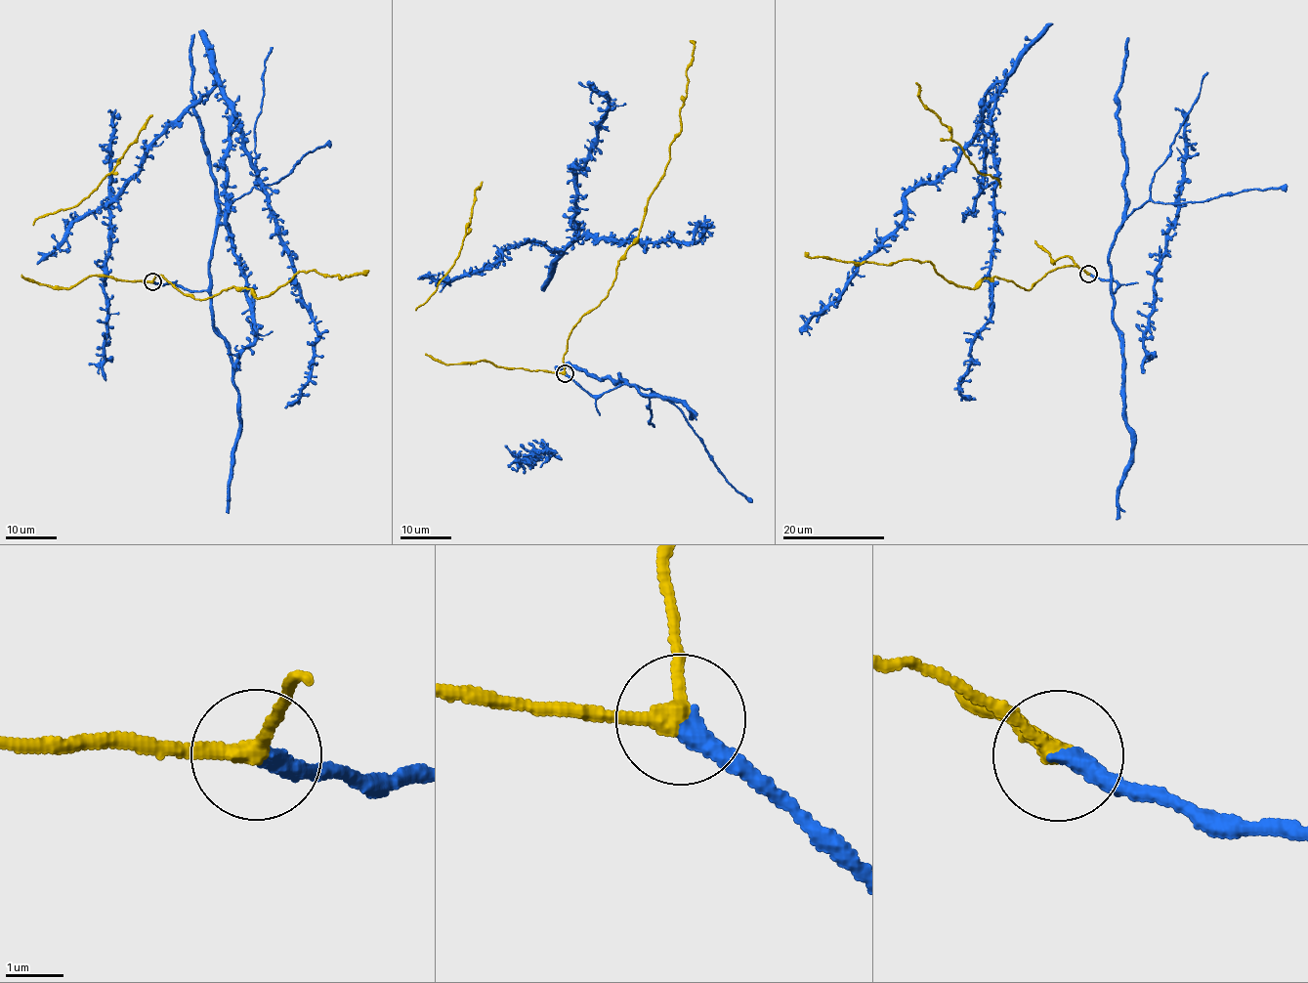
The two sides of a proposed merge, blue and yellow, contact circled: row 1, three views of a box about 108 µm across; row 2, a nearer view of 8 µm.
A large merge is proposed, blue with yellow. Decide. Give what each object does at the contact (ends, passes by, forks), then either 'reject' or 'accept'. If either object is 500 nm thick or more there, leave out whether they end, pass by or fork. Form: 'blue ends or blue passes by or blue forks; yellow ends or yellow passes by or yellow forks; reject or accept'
blue ends; yellow passes by; accept

